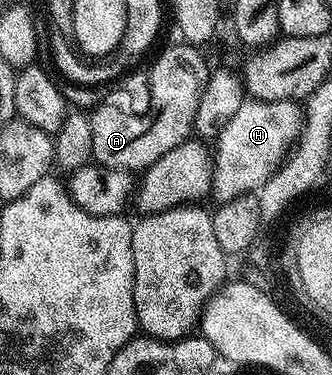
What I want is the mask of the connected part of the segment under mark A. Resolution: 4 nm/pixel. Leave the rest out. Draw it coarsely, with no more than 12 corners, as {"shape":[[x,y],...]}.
{"shape":[[168,47],[147,72],[148,111],[90,115],[92,159],[143,172],[193,134],[210,74]]}

